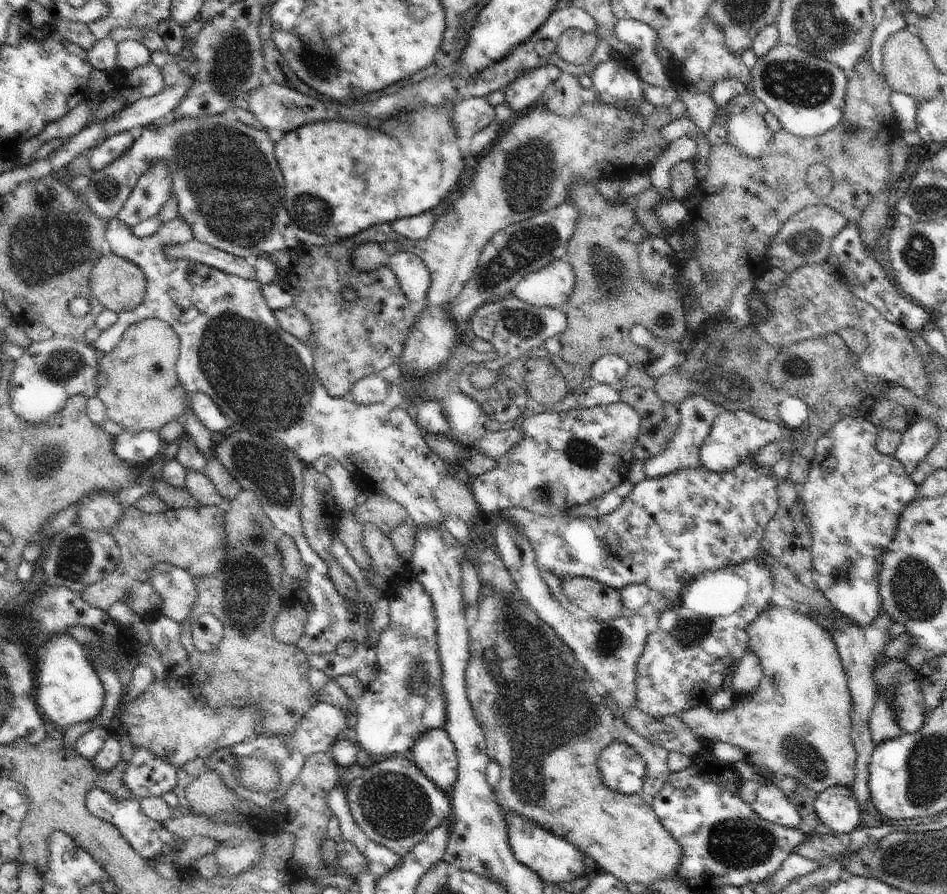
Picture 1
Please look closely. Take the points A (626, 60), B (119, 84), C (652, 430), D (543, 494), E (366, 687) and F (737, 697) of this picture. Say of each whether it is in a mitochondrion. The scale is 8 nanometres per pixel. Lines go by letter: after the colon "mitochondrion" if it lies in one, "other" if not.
A: other
B: other
C: other
D: mitochondrion
E: other
F: other

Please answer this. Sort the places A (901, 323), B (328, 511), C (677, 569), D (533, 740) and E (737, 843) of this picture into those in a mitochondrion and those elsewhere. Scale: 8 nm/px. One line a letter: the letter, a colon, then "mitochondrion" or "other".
A: other
B: other
C: other
D: mitochondrion
E: mitochondrion

